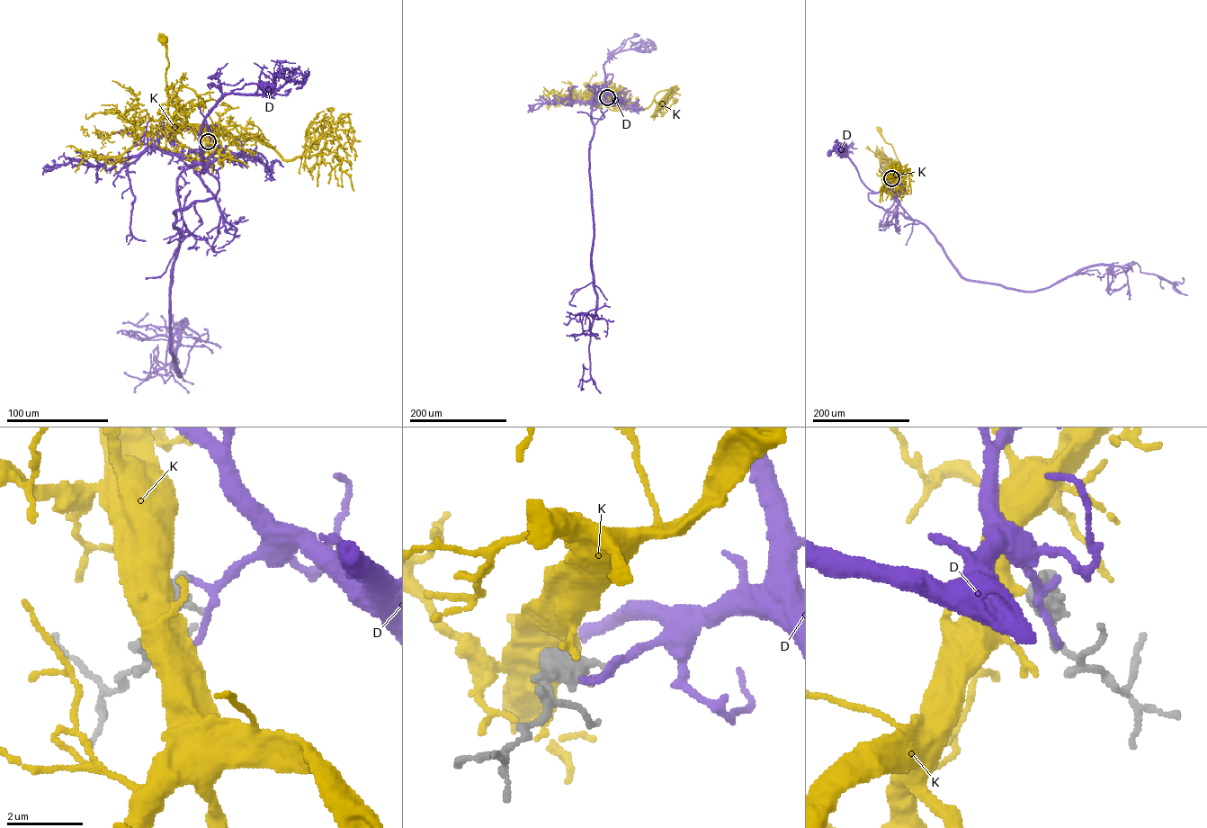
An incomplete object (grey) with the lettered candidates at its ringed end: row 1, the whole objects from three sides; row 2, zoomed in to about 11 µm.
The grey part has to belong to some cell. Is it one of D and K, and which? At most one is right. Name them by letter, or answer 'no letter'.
K

